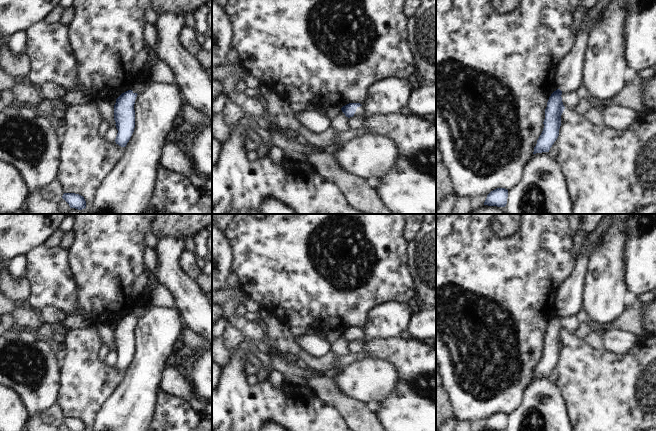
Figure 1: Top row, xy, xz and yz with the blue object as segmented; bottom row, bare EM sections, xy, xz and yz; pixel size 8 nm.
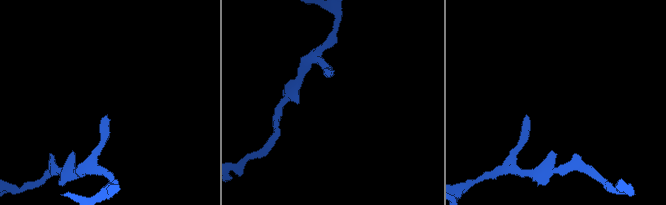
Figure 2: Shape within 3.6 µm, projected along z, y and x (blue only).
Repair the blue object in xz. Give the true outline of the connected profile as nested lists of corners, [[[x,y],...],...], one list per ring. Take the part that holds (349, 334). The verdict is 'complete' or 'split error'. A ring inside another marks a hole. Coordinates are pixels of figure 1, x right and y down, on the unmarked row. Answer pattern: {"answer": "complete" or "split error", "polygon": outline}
{"answer": "split error", "polygon": [[[349,327],[341,332],[346,341],[363,339],[367,357],[392,363],[398,373],[394,392],[380,403],[377,419],[386,431],[436,431],[436,347],[430,347],[400,336],[389,339],[364,338],[360,327]]]}

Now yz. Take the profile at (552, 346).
{"answer": "complete", "polygon": [[[554,315],[547,326],[545,333],[544,352],[534,371],[533,378],[549,376],[550,372],[559,360],[561,350],[561,339],[565,333],[562,326],[562,315]]]}

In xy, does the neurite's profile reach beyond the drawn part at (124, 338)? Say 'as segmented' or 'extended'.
extended

